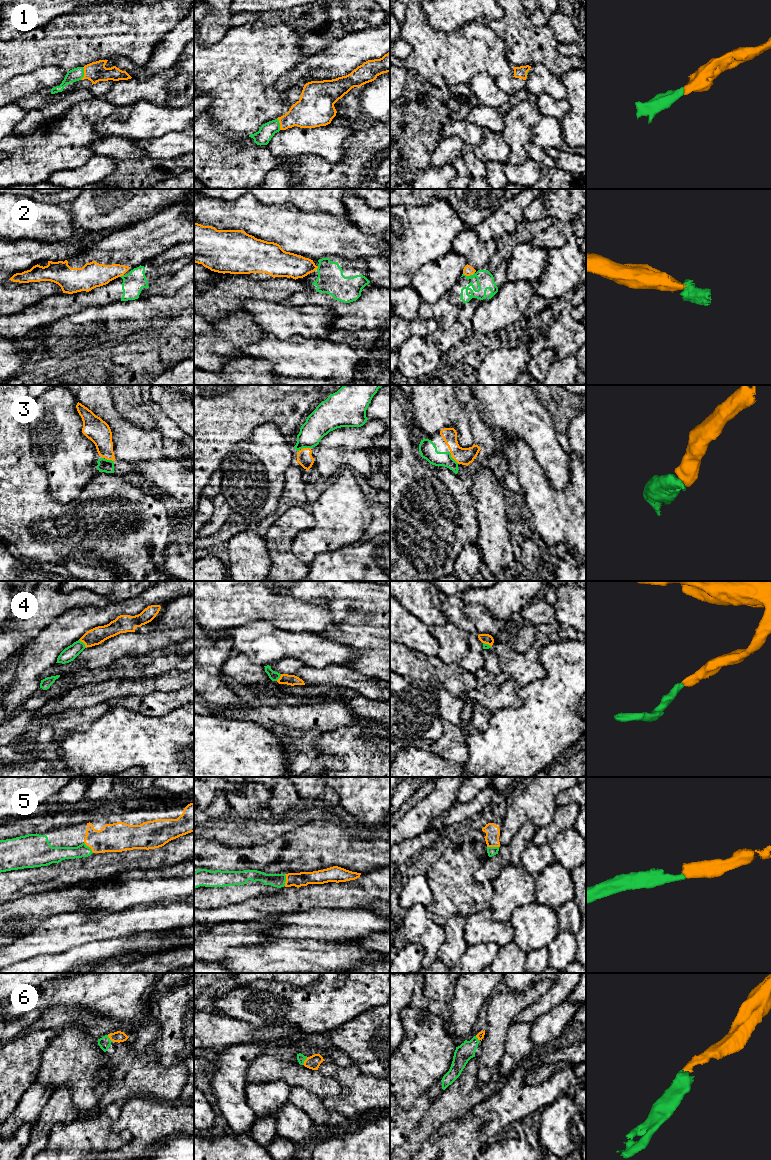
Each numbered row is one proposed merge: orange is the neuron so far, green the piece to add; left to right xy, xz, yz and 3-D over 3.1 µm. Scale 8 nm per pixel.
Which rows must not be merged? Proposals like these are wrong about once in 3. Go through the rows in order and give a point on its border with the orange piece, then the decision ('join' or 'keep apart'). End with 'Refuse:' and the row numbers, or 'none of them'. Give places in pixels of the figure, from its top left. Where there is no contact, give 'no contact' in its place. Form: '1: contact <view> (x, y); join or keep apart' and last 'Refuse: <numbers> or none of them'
1: contact xy (84, 73); join
2: contact yz (467, 275); keep apart
3: contact yz (453, 458); join
4: contact xy (83, 642); join
5: contact xy (89, 846); join
6: contact xy (110, 1039); join
Refuse: 2

